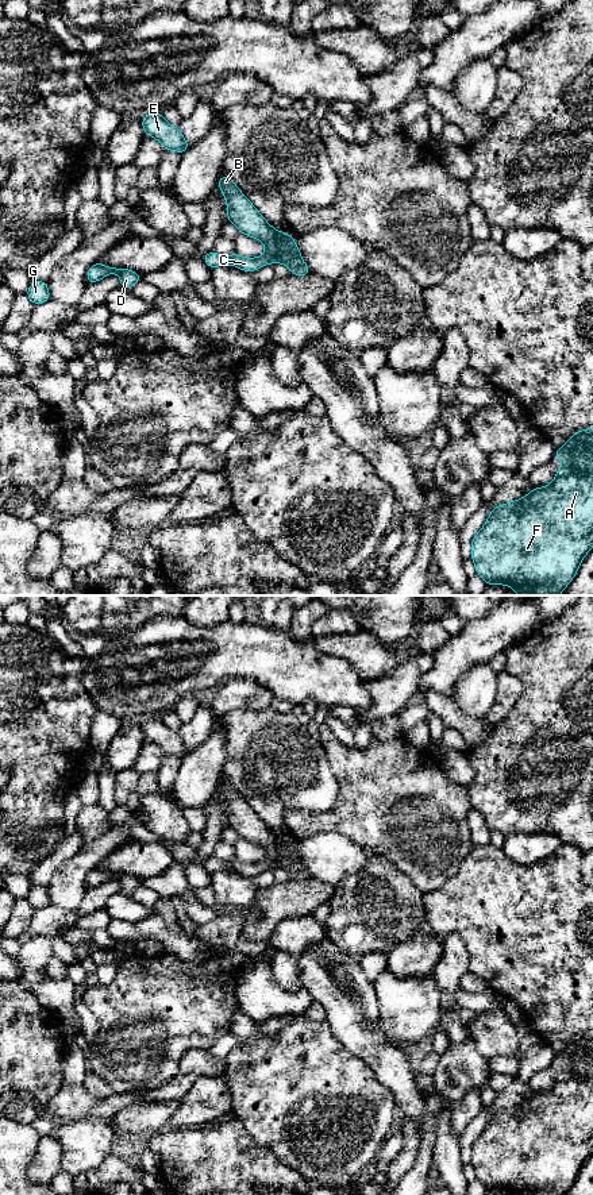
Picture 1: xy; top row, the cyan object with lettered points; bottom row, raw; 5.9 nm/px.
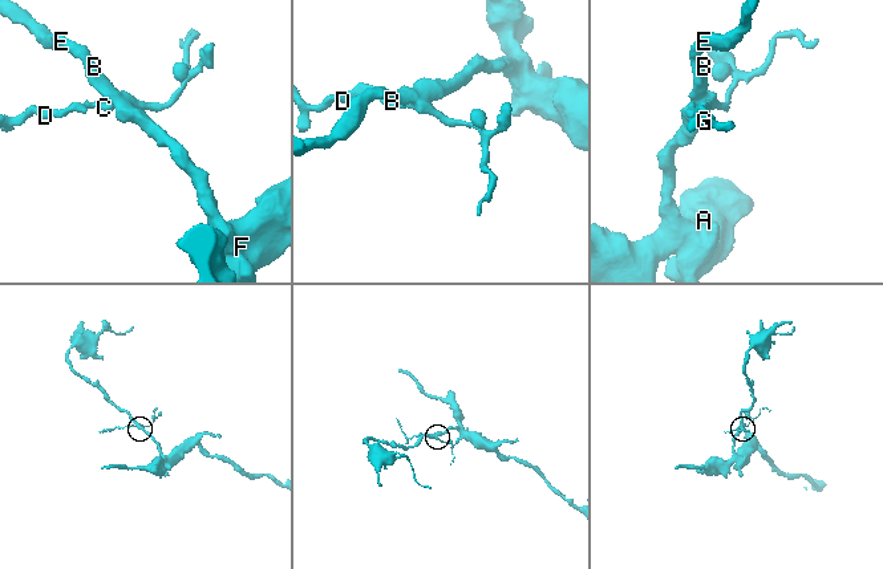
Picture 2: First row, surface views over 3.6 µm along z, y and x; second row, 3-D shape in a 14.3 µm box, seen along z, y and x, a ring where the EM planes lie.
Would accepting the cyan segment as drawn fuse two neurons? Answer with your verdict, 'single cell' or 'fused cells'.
fused cells

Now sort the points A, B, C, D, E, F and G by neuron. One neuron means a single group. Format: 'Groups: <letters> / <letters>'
Groups: A B E F / C D G

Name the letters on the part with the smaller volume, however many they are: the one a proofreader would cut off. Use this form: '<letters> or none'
C, D, G

